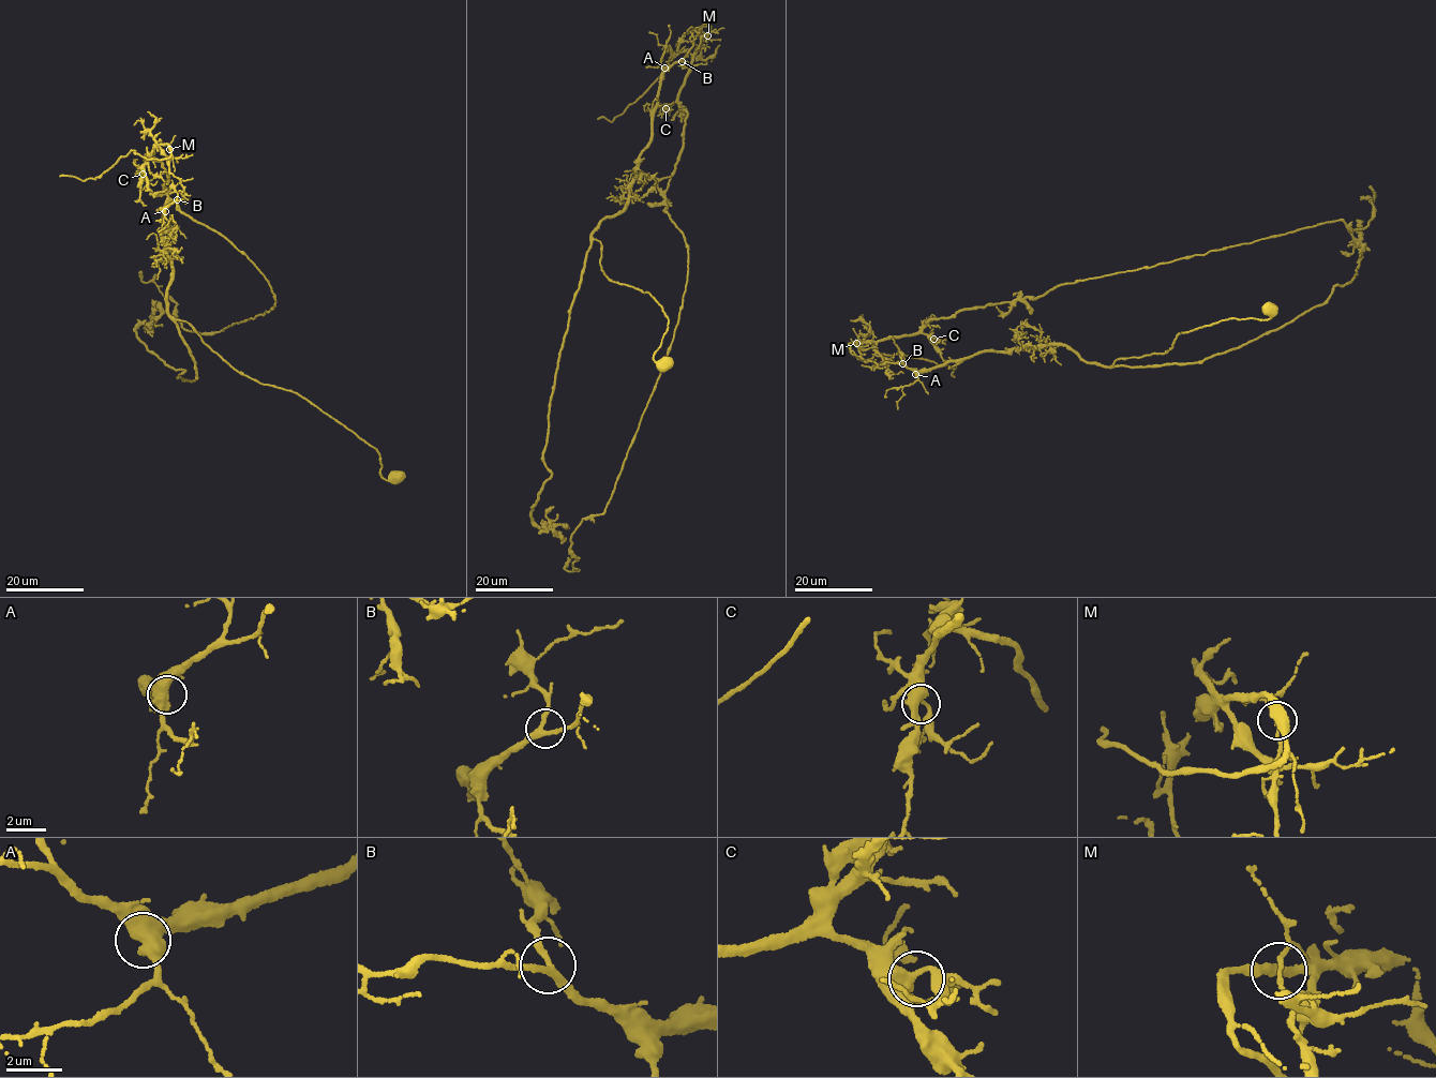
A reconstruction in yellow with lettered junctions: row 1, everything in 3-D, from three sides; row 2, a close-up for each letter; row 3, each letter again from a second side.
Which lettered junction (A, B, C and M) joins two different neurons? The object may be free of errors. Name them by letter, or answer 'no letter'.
M

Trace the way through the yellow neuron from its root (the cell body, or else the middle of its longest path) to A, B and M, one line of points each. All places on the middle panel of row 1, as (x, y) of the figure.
A: (664, 363), (654, 359), (669, 322), (661, 305), (608, 278), (592, 237), (628, 200), (664, 68)
B: (664, 363), (654, 359), (669, 322), (661, 305), (608, 278), (592, 235), (625, 207), (660, 80), (682, 61)
M: (664, 363), (654, 359), (661, 305), (604, 274), (593, 231), (625, 207), (664, 73), (694, 31), (708, 35)

